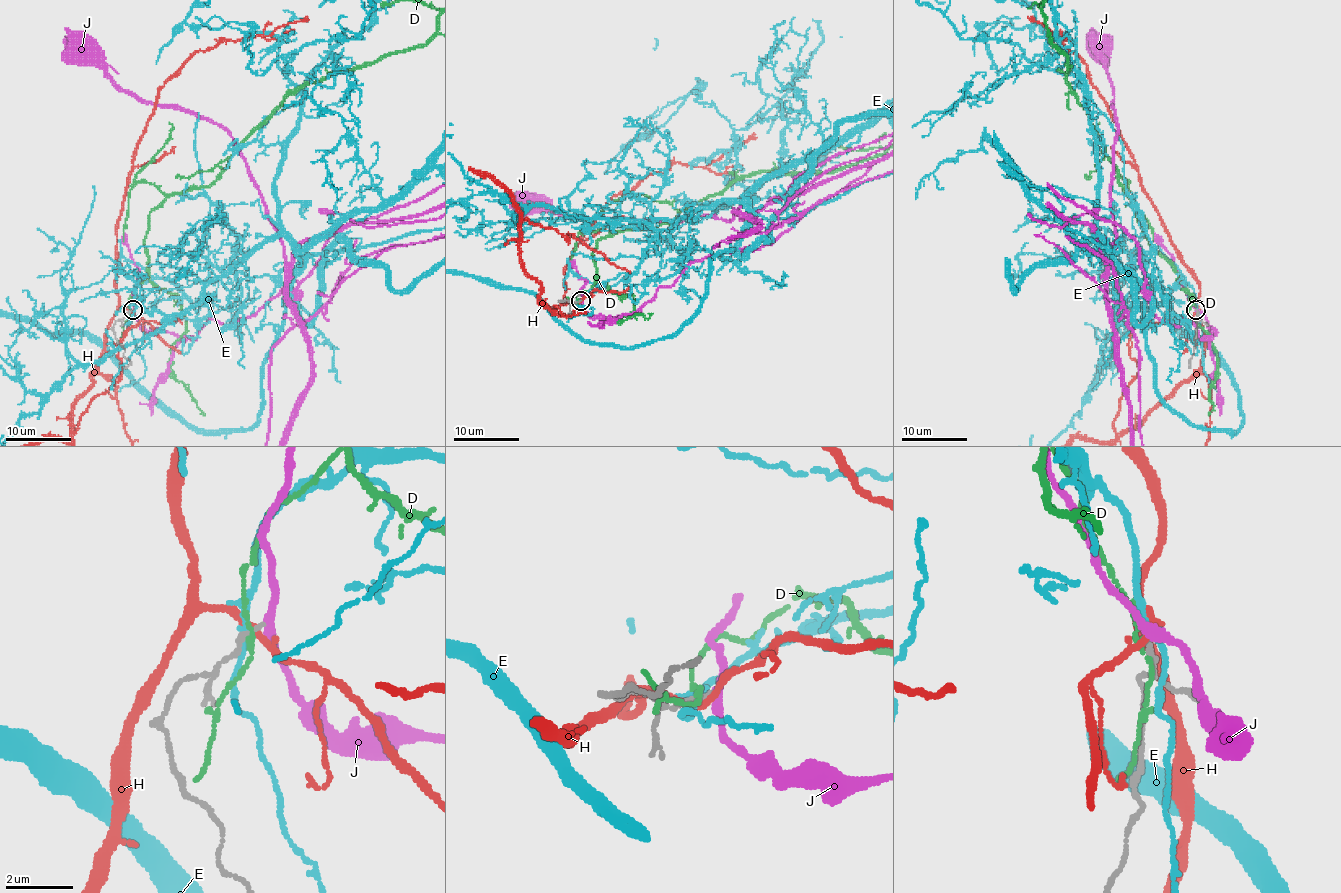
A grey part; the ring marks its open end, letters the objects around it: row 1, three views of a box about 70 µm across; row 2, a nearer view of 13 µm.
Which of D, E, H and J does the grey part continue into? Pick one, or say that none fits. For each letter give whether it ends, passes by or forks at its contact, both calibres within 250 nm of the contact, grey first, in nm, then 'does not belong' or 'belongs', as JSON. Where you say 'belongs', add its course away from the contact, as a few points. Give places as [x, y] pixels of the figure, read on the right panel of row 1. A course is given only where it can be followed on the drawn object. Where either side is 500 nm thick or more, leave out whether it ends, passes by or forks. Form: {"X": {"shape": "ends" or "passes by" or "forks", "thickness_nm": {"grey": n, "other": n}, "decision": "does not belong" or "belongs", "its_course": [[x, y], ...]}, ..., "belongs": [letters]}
{"D": {"shape": "passes by", "thickness_nm": {"grey": 190, "other": 110}, "decision": "does not belong"}, "E": {"shape": "passes by", "thickness_nm": {"grey": 190, "other": 160}, "decision": "does not belong"}, "H": {"shape": "passes by", "thickness_nm": {"grey": 190, "other": 200}, "decision": "does not belong"}, "J": {"shape": "passes by", "thickness_nm": {"grey": 150, "other": 240}, "decision": "does not belong"}, "belongs": []}

